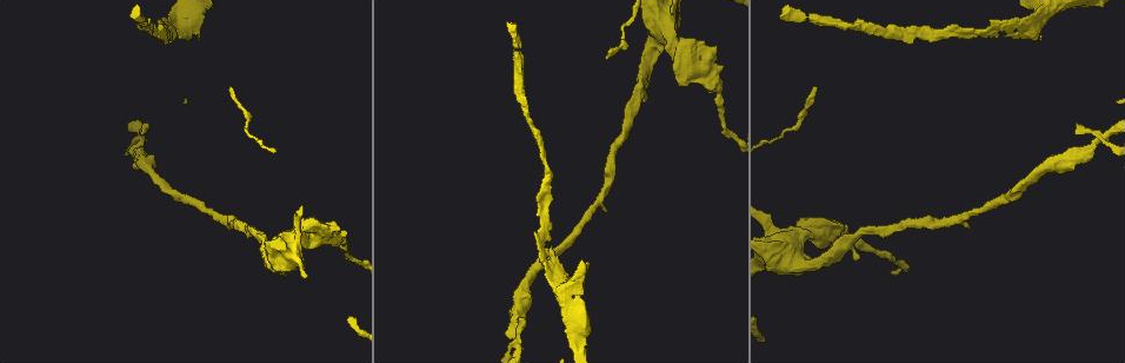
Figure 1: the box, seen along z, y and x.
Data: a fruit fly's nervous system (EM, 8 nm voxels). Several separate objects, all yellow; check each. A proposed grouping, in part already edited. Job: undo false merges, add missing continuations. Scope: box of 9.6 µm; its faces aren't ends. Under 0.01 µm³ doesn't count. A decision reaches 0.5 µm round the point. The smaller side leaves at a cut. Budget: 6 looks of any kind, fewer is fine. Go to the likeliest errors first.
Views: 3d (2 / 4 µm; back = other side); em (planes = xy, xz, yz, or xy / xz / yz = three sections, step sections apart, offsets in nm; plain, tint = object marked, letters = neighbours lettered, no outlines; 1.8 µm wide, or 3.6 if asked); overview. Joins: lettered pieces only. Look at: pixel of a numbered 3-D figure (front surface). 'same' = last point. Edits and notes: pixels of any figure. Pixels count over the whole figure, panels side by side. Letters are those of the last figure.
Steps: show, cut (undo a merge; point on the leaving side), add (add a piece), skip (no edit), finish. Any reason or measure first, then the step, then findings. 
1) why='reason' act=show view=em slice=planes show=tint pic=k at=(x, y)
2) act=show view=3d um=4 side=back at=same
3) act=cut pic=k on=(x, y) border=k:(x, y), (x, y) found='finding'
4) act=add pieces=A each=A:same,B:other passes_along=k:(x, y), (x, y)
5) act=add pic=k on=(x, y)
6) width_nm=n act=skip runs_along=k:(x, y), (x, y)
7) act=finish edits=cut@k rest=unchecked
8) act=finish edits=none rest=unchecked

why='thin arm on a thick one' act=show view=3d um=4 pic=1 at=(137, 137)

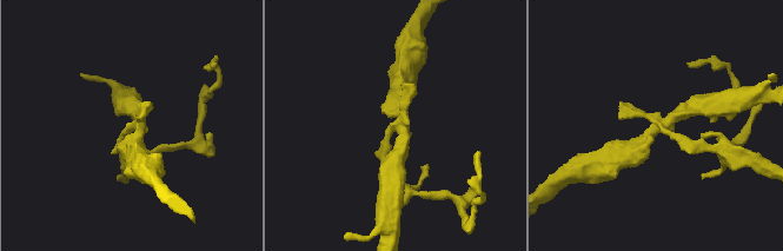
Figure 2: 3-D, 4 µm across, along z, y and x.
why='need the tissue' act=show view=em um=3.6 slice=xy step=16 show=letters pic=2 at=(134, 128)

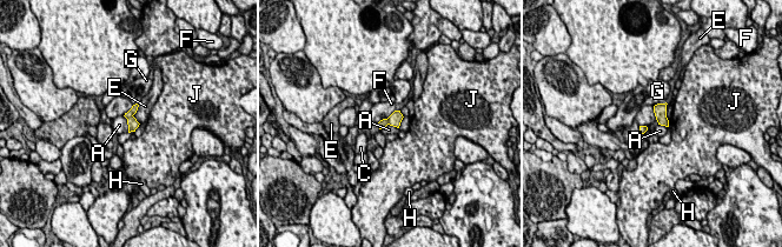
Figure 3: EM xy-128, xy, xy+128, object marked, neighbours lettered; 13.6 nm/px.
why='cut it another way' act=show view=em um=3.6 slice=planes show=letters at=same

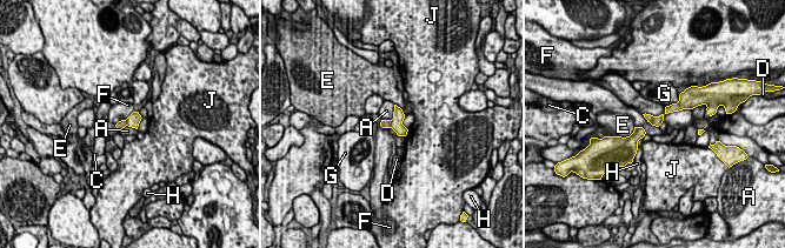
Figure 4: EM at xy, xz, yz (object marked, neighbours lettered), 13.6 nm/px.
act=cut pic=4 on=(650, 118) each=A:other,C:other,D:other,E:other,F:other,G:other,H:other,J:other border=4:(653, 116), (651, 121), (647, 121) found='a second neuron is stuck on'

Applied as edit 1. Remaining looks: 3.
act=show view=em slice=xz step=16 show=tint pic=1 at=(779, 17)

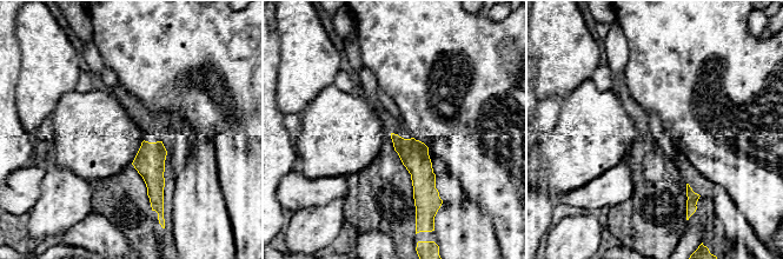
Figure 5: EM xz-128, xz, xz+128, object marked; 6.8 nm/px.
act=show view=em slice=planes show=letters at=same

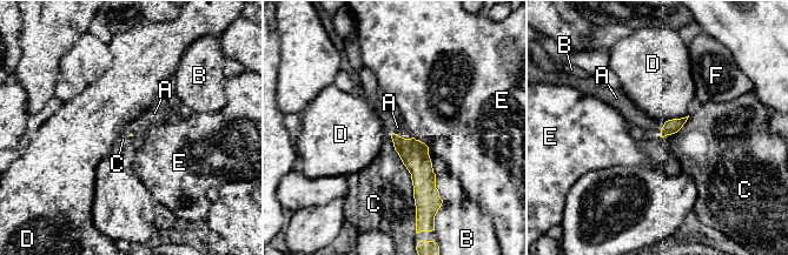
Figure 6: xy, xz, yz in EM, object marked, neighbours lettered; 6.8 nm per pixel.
longest_contact=C:340nm act=add pieces=A each=A:same,B:other,C:other,D:other,E:other,F:other found='the neuron continues'

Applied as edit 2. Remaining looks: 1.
act=finish edits=cut@4,add@6 rest=unchecked

